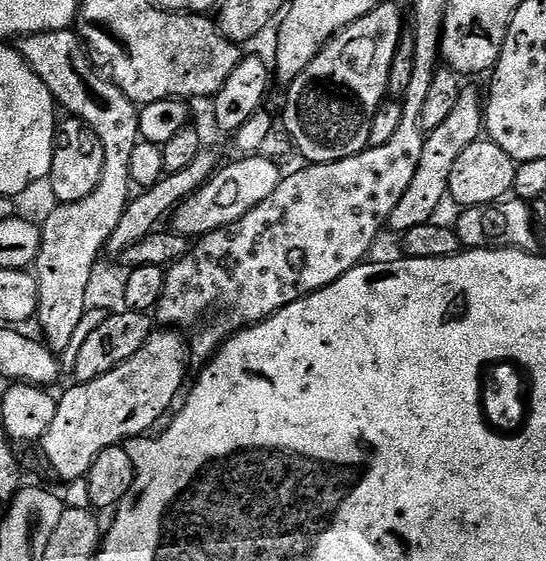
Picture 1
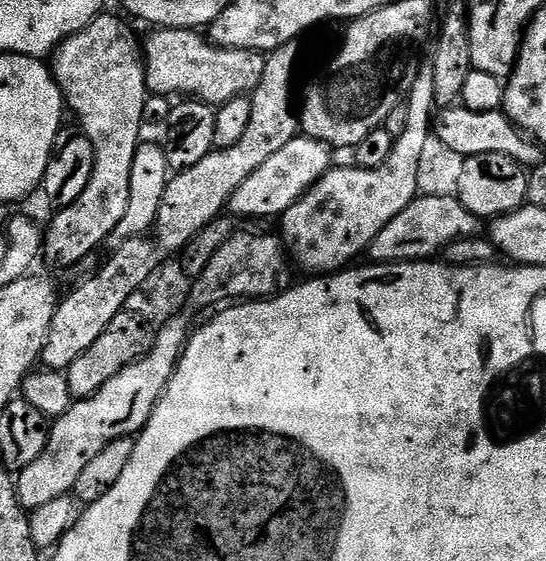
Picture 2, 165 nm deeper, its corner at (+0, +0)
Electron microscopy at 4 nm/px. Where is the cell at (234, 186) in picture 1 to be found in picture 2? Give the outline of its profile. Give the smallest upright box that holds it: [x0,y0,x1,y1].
[227,134,333,218]

